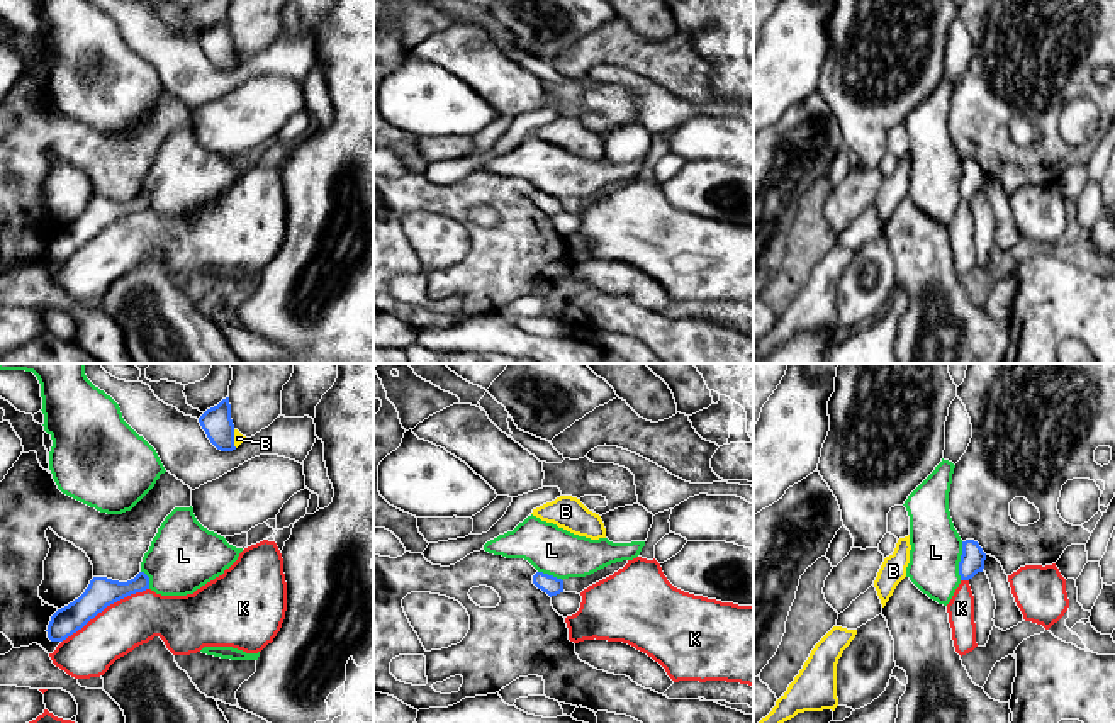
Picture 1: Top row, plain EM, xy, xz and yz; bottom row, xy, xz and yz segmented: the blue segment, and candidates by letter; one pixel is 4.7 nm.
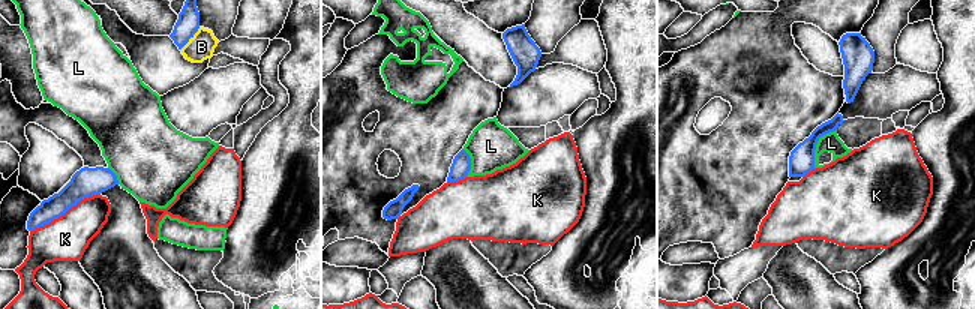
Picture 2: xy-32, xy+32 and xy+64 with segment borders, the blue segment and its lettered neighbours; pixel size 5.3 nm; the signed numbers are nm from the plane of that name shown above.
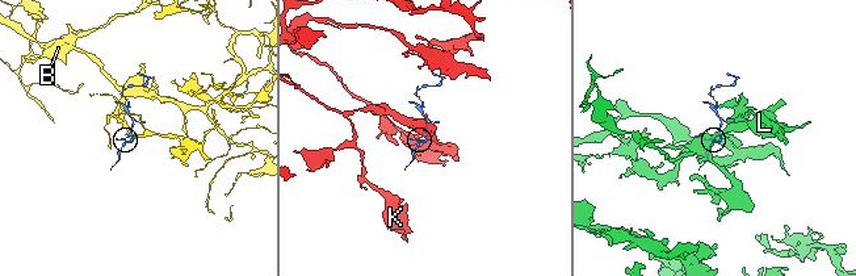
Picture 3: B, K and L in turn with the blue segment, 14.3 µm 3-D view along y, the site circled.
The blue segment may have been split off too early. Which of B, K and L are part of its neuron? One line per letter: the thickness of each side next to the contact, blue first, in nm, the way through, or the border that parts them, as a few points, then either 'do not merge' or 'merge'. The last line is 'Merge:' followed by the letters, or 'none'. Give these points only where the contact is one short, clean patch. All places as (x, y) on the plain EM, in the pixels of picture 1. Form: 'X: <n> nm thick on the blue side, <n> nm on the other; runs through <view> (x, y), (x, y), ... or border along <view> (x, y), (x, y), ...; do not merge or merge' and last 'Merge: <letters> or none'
B: 140 nm thick on the blue side, 50 nm on the other; do not merge
K: 140 nm thick on the blue side, 240 nm on the other; do not merge
L: 120 nm thick on the blue side, 240 nm on the other; merge
Merge: L

